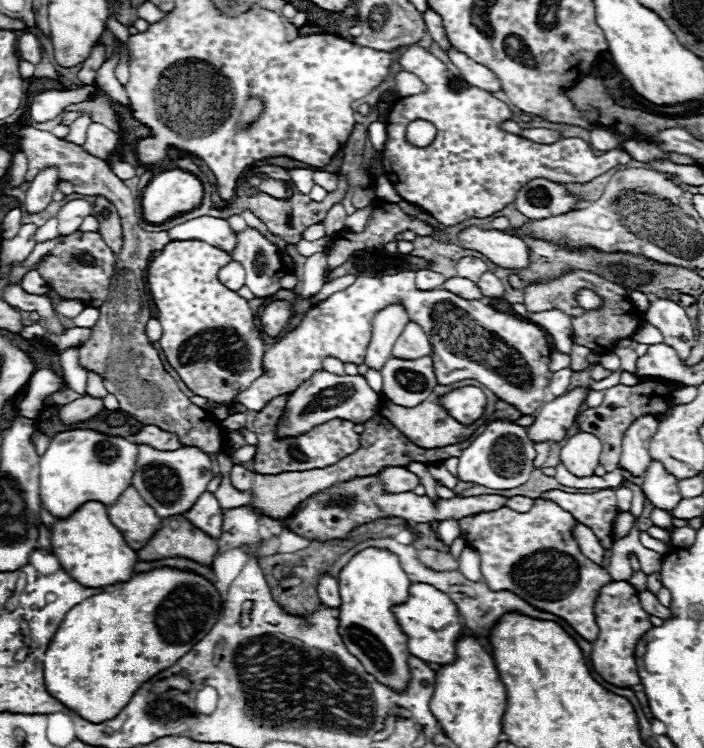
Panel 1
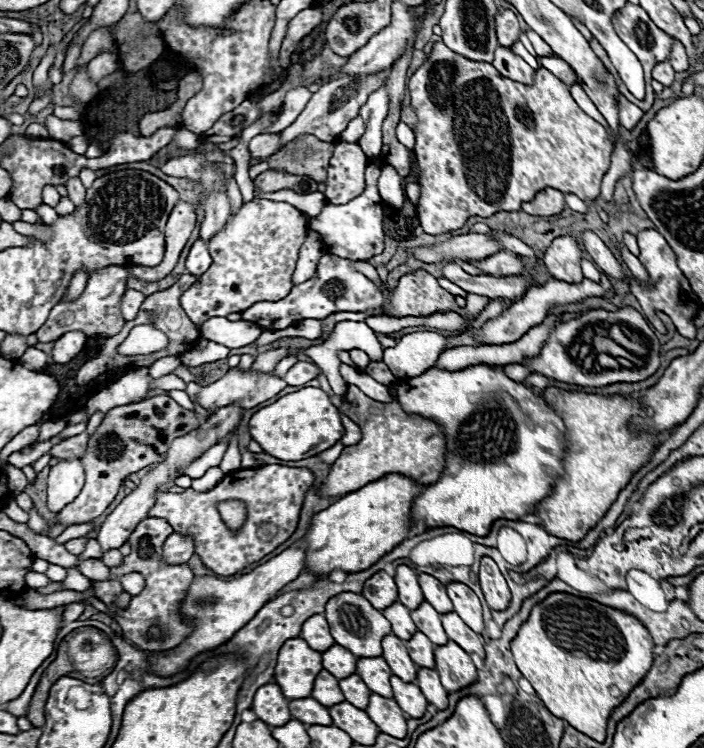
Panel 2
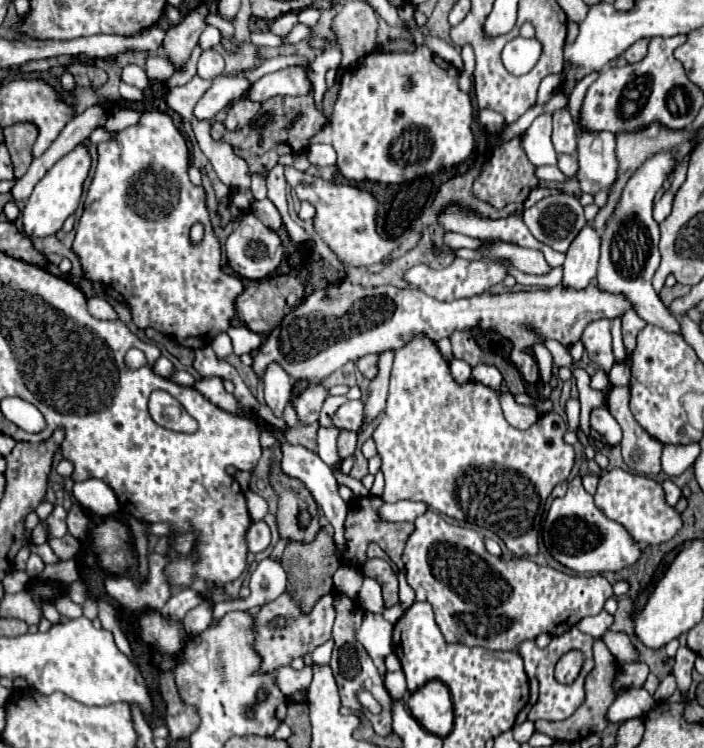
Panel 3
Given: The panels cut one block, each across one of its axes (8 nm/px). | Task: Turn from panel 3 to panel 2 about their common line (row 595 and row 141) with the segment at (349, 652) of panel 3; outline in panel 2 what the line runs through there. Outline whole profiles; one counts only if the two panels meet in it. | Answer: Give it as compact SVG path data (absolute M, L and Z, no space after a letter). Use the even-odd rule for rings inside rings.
M338 140L334 144L334 156L328 168L326 200L330 204L346 204L354 196L364 192L364 168L368 164L366 154L358 144Z

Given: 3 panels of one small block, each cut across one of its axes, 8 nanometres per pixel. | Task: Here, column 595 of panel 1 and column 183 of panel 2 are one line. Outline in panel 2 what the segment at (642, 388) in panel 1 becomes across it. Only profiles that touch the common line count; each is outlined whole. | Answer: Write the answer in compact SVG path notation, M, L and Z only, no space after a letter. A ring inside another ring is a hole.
M154 396L138 404L118 406L106 412L106 418L92 434L86 454L82 456L82 464L86 470L86 484L78 494L78 498L70 502L62 512L58 512L56 522L70 526L98 518L114 500L118 488L122 486L128 474L162 460L166 448L170 448L170 444L178 436L184 436L194 428L198 428L196 414L192 410L182 408L168 396Z

